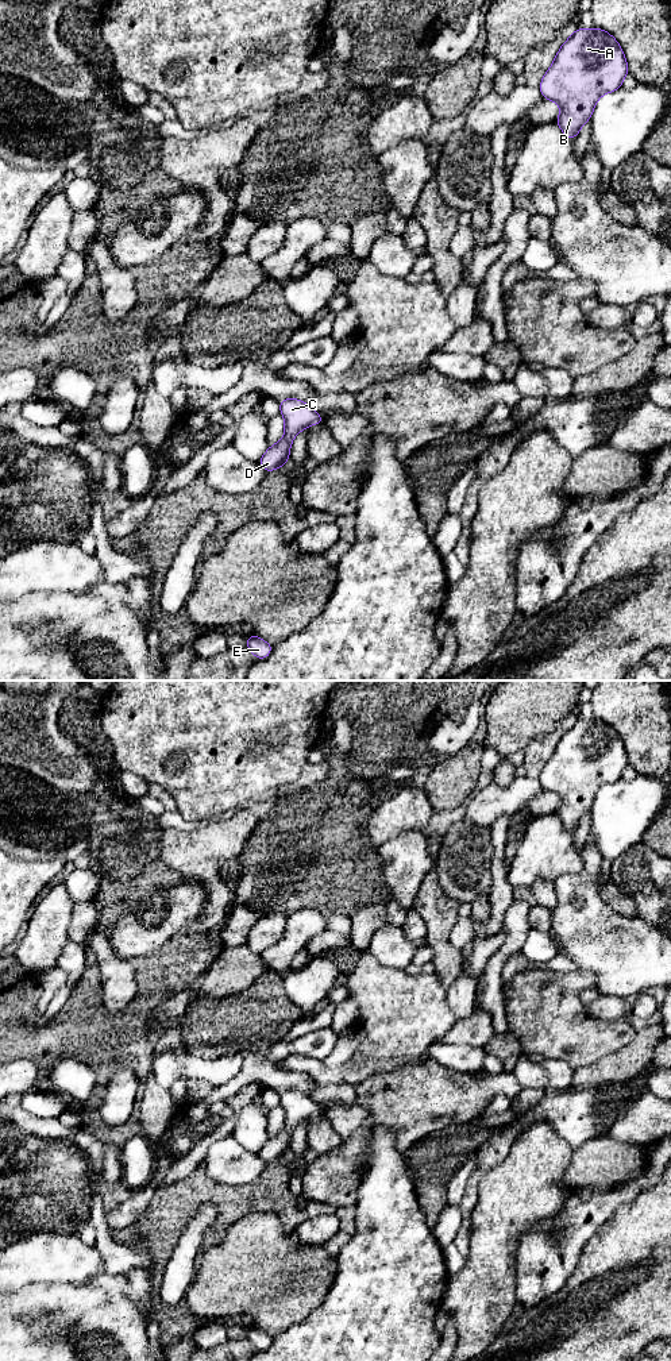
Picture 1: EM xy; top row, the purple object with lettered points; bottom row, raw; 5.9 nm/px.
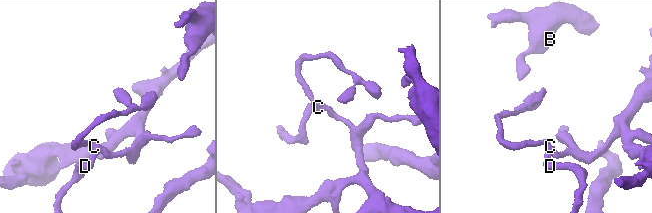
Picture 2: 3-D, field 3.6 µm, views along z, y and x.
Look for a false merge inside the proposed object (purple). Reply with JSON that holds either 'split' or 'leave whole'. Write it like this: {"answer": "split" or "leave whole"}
{"answer": "split"}

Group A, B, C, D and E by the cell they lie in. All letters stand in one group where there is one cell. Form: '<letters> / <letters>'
A B / C D E

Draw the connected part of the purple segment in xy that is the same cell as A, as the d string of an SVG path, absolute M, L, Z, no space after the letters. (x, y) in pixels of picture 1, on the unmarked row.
M578 718L562 736L537 779L545 791L560 797L562 803L555 813L566 829L575 830L583 816L590 811L598 790L621 779L628 764L624 743L614 728L598 718Z

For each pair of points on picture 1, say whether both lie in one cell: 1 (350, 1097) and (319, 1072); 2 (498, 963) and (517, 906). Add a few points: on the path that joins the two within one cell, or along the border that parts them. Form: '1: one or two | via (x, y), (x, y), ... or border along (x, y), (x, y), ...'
1: two | border along (309, 1076), (321, 1084), (351, 1086), (354, 1088)
2: one | via (506, 949), (516, 936), (516, 920)

